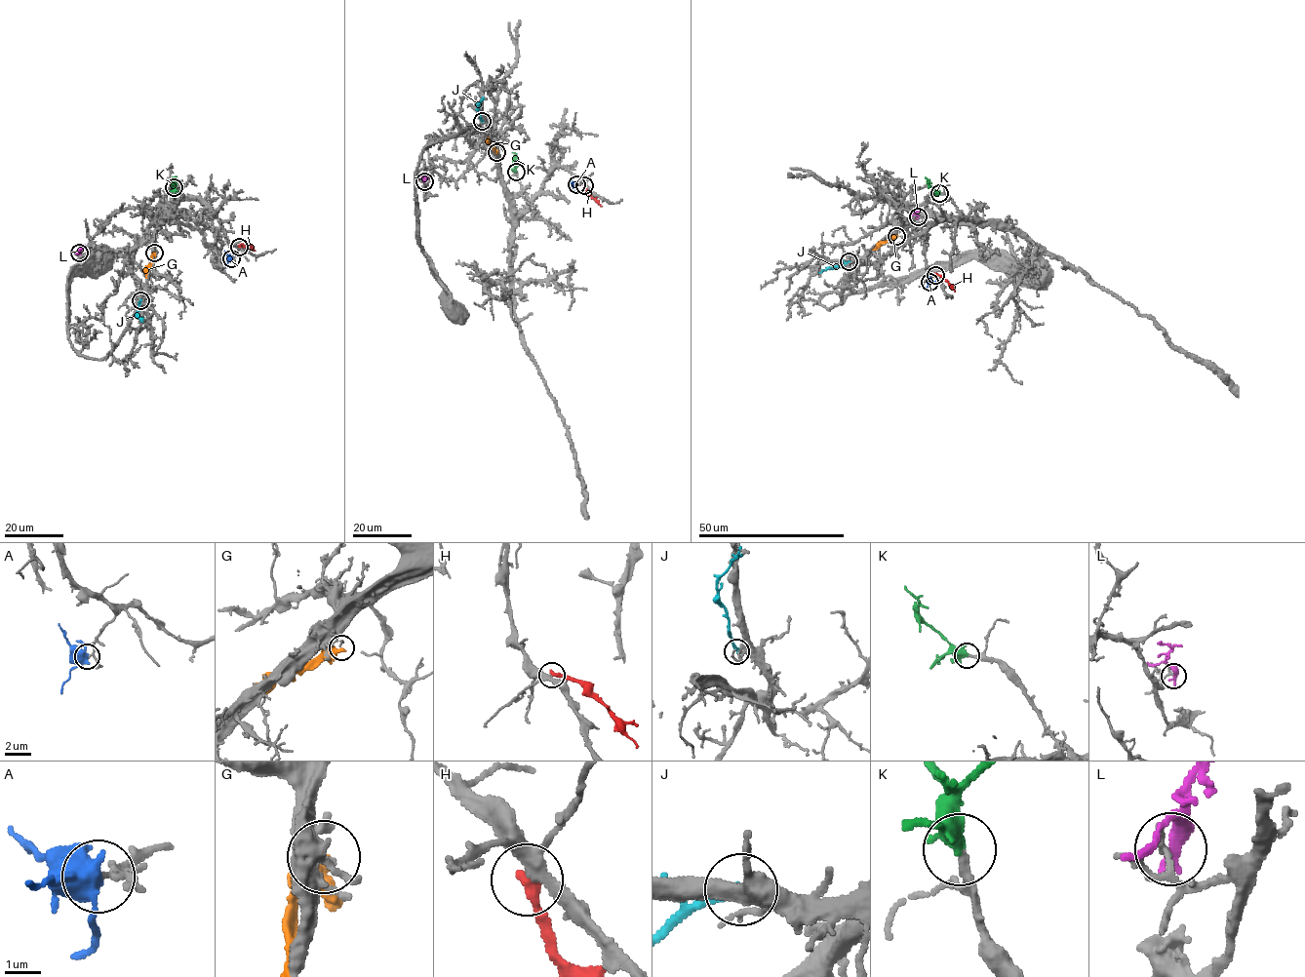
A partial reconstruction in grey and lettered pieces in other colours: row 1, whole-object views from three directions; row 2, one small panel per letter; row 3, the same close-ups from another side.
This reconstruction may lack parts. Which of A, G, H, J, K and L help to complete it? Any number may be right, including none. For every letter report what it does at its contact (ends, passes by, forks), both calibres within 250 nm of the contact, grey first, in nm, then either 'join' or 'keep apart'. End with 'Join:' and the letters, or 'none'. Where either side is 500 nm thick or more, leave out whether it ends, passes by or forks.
A: 150/550 nm | keep apart
G: it ends | 120/440 nm | keep apart
H: it ends | 260/320 nm | keep apart
J: it ends | 320/240 nm | keep apart
K: it passes by | 200/400 nm | join
L: it ends | 130/460 nm | keep apart
Join: K

